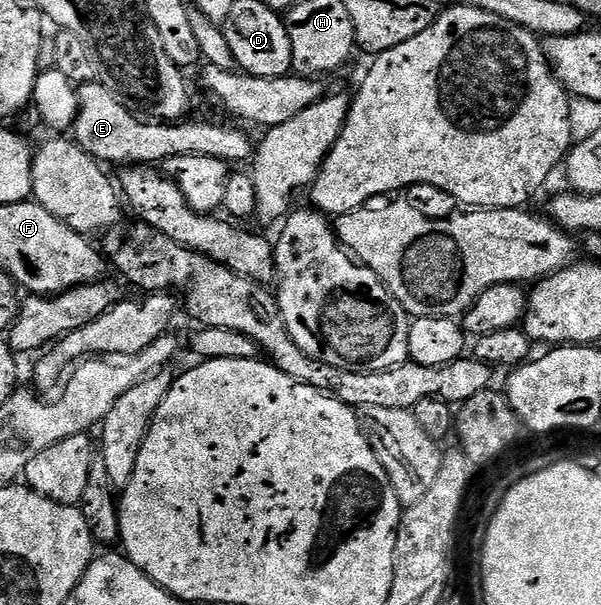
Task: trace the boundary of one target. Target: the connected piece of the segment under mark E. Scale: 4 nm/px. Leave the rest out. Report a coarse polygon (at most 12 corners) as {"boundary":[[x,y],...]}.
{"boundary":[[102,82],[78,88],[72,136],[89,156],[234,164],[256,151],[226,124],[133,116]]}

